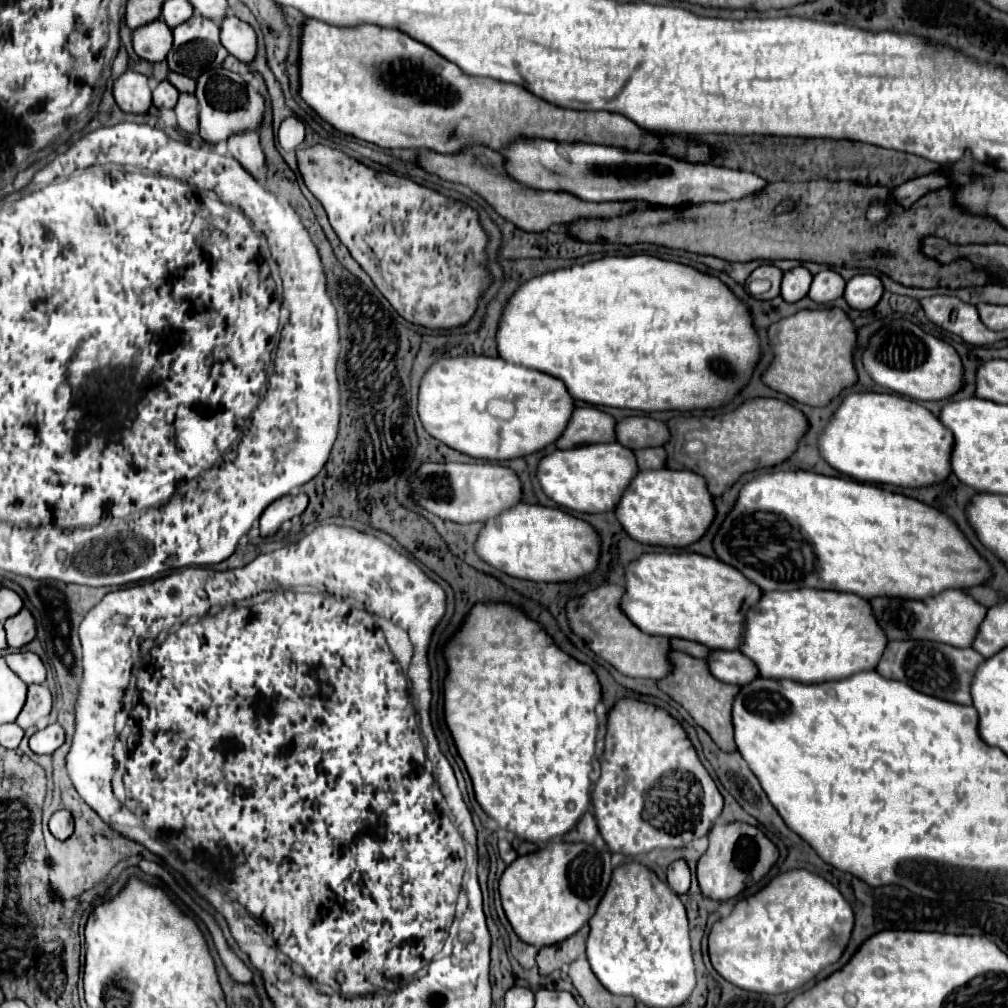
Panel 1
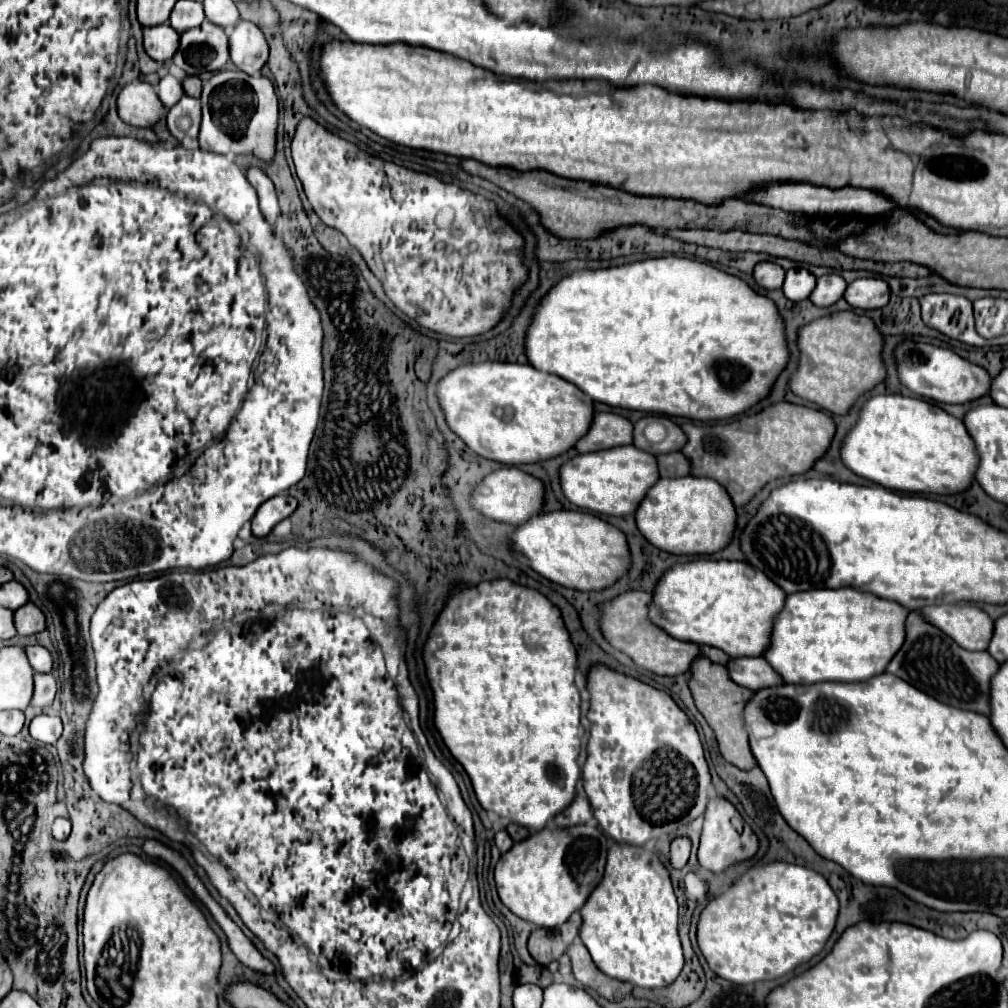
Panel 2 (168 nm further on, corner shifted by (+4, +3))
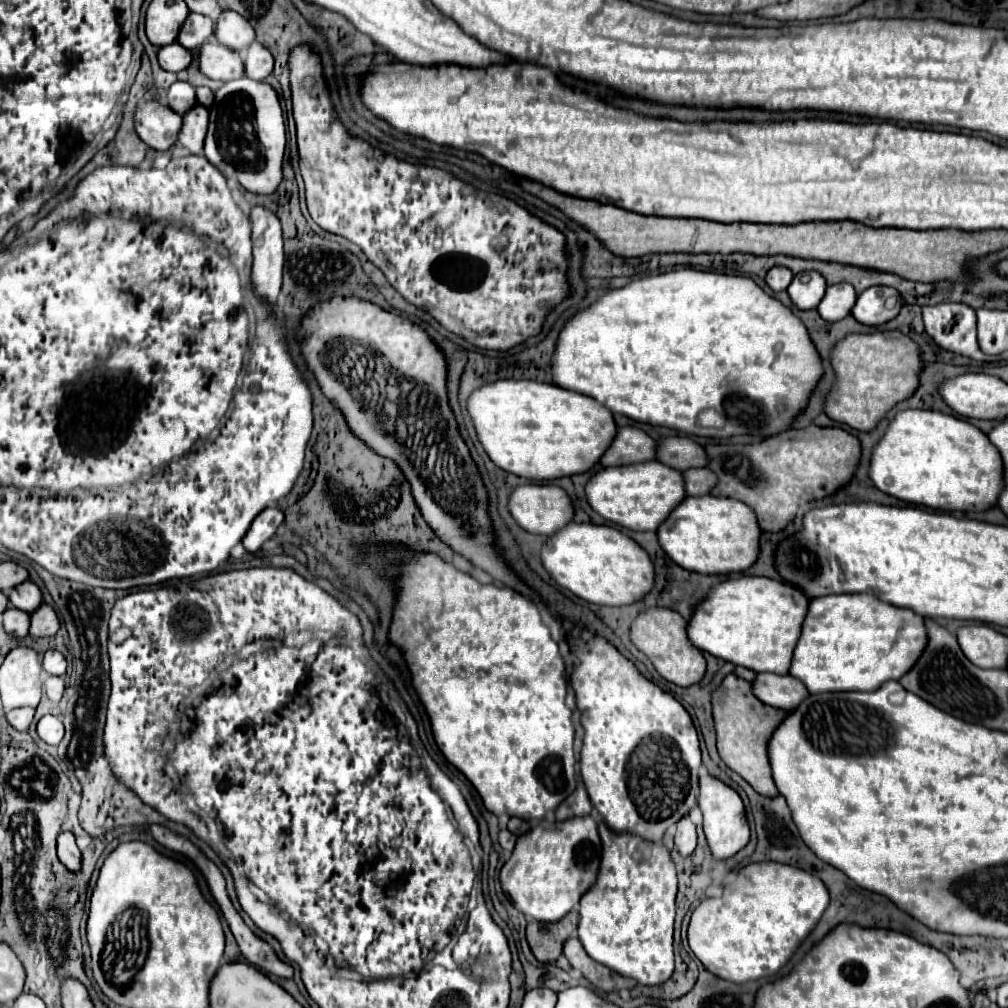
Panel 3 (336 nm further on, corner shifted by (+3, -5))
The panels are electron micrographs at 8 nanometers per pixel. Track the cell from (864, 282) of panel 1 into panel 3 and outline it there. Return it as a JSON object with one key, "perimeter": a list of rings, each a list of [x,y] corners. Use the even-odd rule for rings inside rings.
{"perimeter":[[[869,287],[857,297],[853,317],[863,325],[883,325],[895,319],[901,311],[901,295],[893,287]]]}

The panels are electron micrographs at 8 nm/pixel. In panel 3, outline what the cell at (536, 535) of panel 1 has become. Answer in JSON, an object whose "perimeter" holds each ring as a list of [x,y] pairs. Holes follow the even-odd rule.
{"perimeter":[[[571,523],[549,537],[541,549],[541,559],[561,587],[567,587],[577,597],[597,605],[631,605],[643,599],[655,583],[655,569],[647,551],[629,535],[609,525]]]}

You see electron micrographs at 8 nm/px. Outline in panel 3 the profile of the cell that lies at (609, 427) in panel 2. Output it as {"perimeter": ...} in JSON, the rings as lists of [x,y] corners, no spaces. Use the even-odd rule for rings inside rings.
{"perimeter":[[[621,427],[613,445],[603,455],[603,467],[633,465],[657,459],[657,443],[637,427]]]}

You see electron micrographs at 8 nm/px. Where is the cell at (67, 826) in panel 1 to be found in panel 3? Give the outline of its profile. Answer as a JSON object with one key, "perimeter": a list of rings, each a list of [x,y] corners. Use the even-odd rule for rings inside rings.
{"perimeter":[[[61,833],[57,837],[57,855],[61,859],[61,863],[69,869],[69,871],[79,871],[81,867],[81,851],[75,843],[75,835],[73,833]]]}

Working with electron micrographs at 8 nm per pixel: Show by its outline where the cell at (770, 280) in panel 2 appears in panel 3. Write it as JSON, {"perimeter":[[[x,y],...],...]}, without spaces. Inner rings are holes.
{"perimeter":[[[773,267],[767,273],[765,281],[773,291],[785,291],[789,287],[789,283],[793,281],[793,273],[787,267]]]}

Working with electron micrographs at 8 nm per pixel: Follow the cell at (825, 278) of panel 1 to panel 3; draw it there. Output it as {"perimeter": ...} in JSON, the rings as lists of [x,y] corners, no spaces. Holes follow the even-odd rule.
{"perimeter":[[[849,283],[831,285],[831,287],[827,287],[827,293],[825,293],[823,301],[819,303],[817,311],[825,321],[835,323],[851,313],[855,301],[857,301],[857,293]]]}

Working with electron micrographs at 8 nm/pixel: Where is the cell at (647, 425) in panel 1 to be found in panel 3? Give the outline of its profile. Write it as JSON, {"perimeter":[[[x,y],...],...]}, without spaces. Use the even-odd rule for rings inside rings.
{"perimeter":[[[669,437],[669,439],[661,441],[657,459],[679,471],[709,465],[709,457],[707,457],[705,449],[689,437]]]}

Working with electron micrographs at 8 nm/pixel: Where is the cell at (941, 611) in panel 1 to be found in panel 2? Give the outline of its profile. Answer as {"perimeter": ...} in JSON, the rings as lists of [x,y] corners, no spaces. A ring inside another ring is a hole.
{"perimeter":[[[948,603],[948,605],[928,605],[922,611],[922,617],[952,637],[962,649],[984,651],[988,647],[988,637],[992,637],[992,619],[974,603]]]}

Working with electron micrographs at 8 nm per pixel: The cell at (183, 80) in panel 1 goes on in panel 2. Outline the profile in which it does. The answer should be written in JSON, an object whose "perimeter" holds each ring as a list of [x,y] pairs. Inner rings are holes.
{"perimeter":[[[188,75],[188,77],[184,77],[184,81],[182,81],[182,87],[184,87],[186,95],[190,95],[190,97],[200,97],[202,81],[200,81],[198,77],[192,77],[192,75]]]}

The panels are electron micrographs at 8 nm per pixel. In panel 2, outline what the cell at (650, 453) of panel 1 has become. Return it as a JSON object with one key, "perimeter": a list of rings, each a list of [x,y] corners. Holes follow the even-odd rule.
{"perimeter":[[[680,451],[658,455],[656,461],[658,461],[660,477],[684,477],[690,471],[690,461]]]}

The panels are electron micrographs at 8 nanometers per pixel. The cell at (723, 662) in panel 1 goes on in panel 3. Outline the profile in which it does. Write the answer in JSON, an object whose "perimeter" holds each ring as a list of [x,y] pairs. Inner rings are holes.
{"perimeter":[[[759,673],[753,681],[753,693],[767,705],[793,711],[797,705],[809,697],[807,687],[791,675],[773,675],[773,673]]]}

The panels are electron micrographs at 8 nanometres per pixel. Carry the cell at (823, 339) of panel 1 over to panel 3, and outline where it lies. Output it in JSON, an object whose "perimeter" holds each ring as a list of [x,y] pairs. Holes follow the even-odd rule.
{"perimeter":[[[901,331],[847,335],[835,345],[831,363],[837,371],[837,383],[827,397],[825,411],[831,419],[853,425],[851,429],[857,431],[873,431],[889,409],[913,397],[923,371],[921,347]]]}

